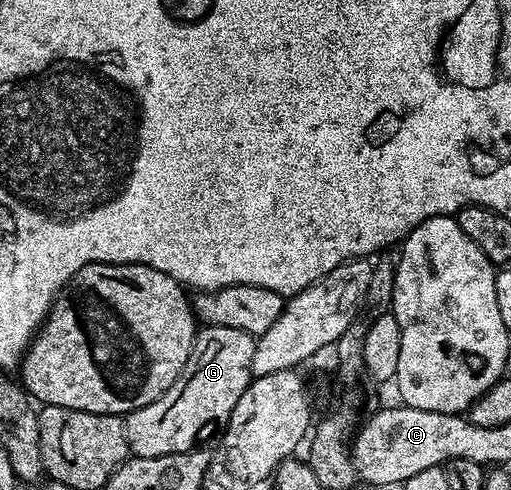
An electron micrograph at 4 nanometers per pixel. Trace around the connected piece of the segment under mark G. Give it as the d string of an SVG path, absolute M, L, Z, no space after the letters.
M230 326L201 327L196 333L190 358L174 386L170 386L170 390L166 390L154 402L123 417L129 453L142 458L158 458L166 454L193 452L196 448L211 449L223 436L224 428L230 422L230 414L234 414L234 406L238 406L238 398L242 398L254 379L252 363L256 341L257 337L242 330L230 330Z

